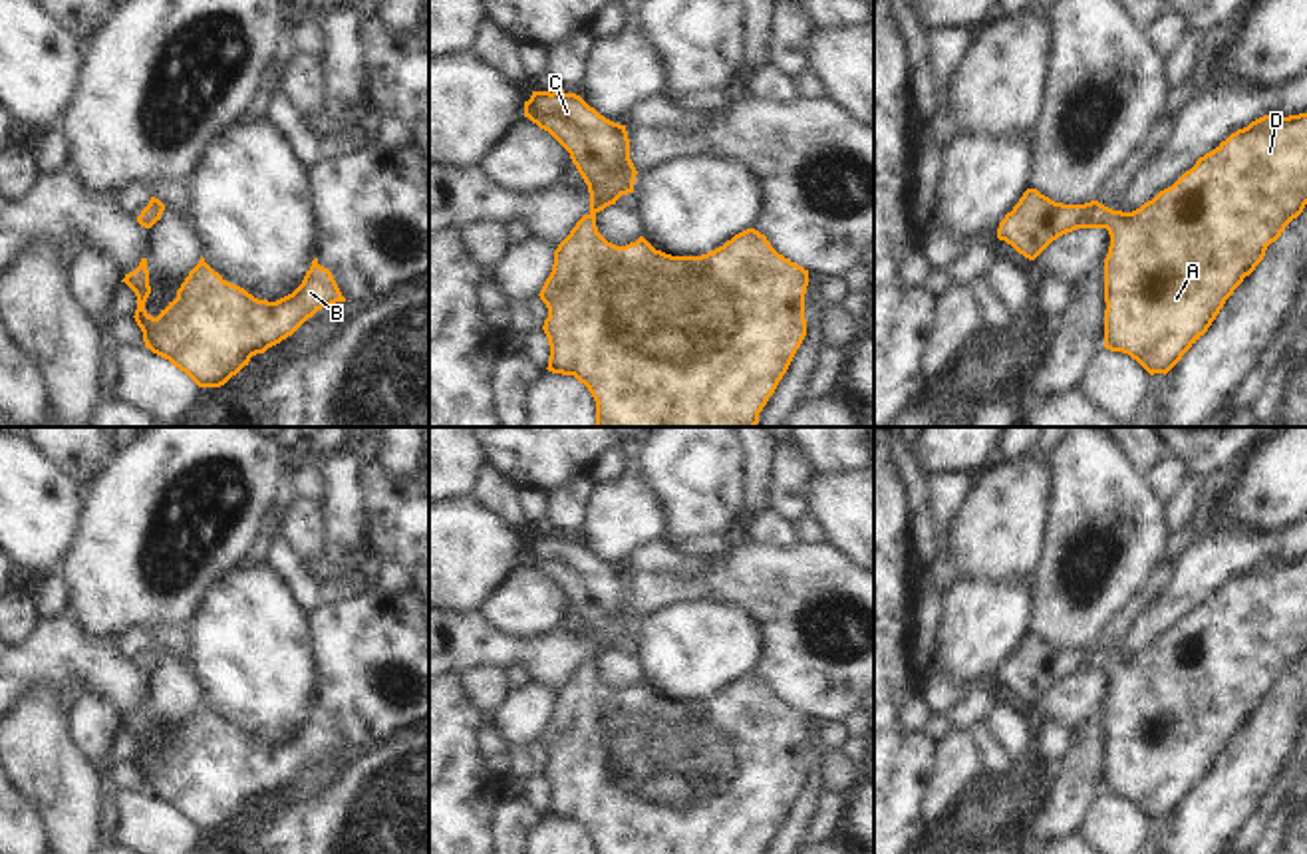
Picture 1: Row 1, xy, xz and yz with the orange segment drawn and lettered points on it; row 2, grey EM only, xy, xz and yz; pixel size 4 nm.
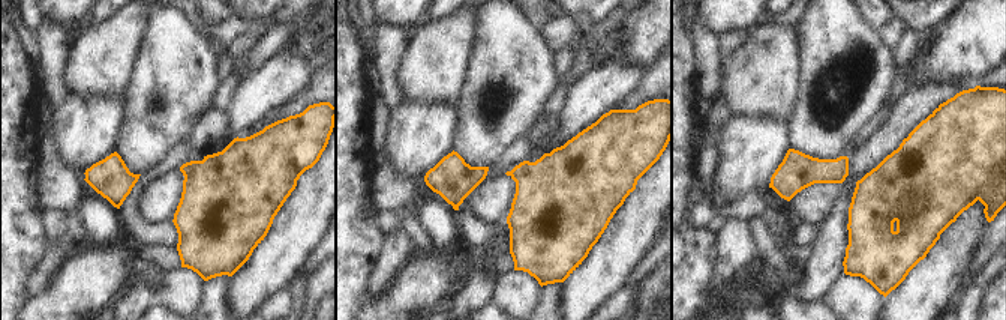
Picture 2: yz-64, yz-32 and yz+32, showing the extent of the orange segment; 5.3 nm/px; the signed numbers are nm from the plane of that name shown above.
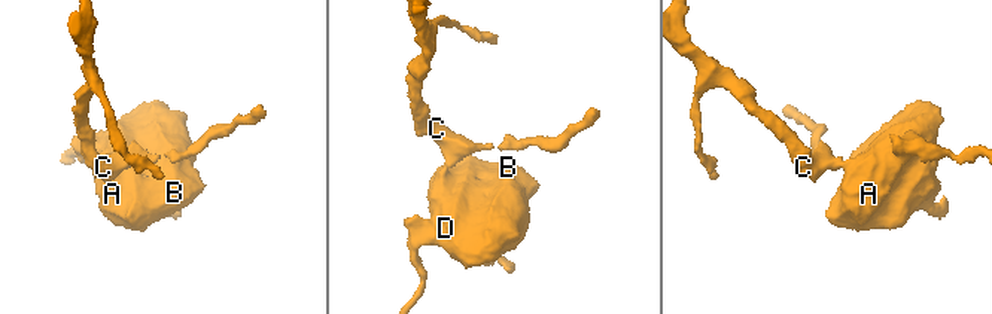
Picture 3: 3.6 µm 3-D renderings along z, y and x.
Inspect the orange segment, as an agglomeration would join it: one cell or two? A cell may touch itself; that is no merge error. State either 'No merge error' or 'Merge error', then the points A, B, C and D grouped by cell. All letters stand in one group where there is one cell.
No merge error. Groups: A B C D

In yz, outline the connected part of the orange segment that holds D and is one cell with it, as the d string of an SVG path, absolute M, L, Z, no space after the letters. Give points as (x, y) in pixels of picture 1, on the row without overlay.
M1307 558L1289 562L1263 560L1237 574L1206 598L1172 632L1132 657L1112 655L1098 645L1063 649L1027 634L999 667L997 683L1035 705L1053 685L1077 673L1106 673L1110 679L1104 703L1104 792L1128 798L1150 820L1168 818L1182 800L1208 777L1226 745L1263 705L1265 695L1307 649Z

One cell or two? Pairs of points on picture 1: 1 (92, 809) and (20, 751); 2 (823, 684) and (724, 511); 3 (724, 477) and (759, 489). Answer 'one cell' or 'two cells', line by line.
1: one cell
2: two cells
3: two cells

